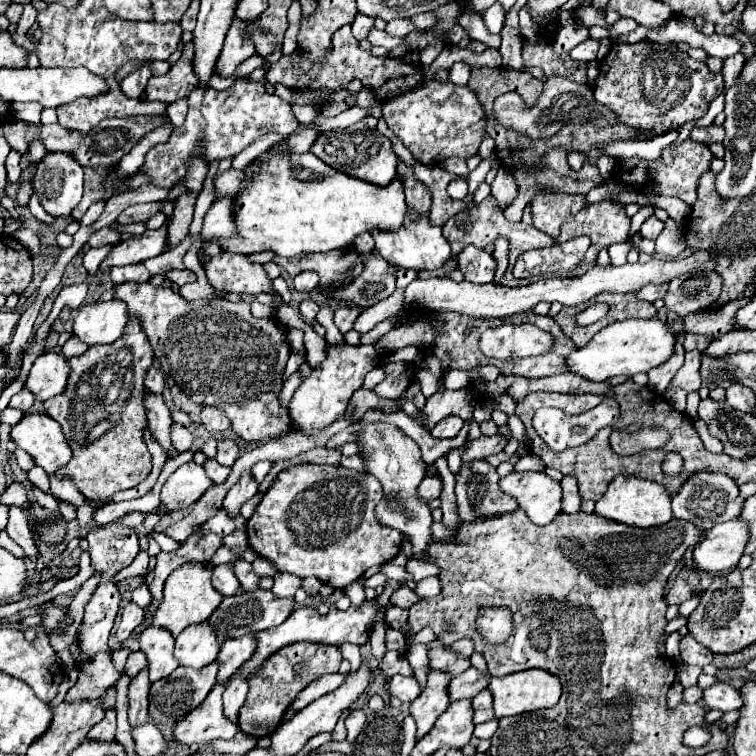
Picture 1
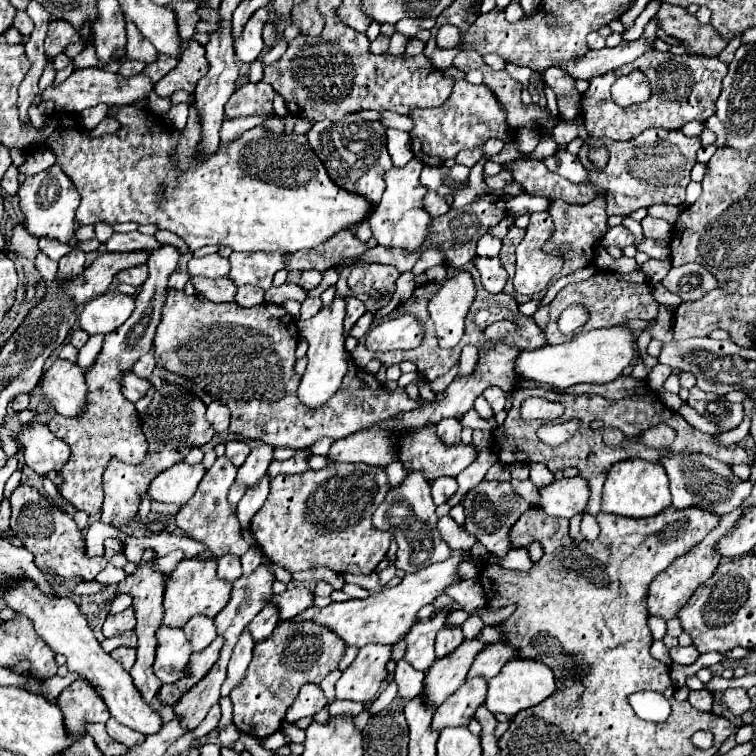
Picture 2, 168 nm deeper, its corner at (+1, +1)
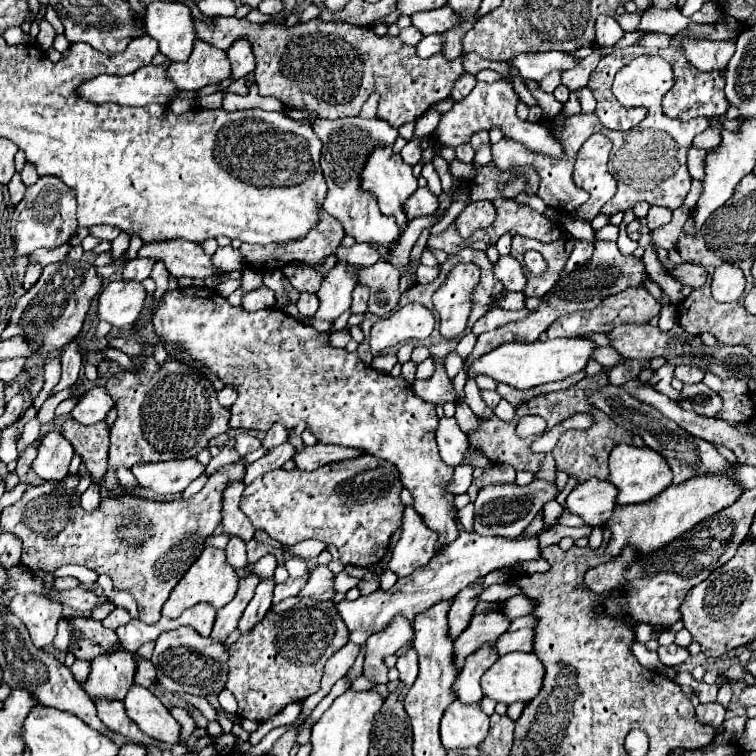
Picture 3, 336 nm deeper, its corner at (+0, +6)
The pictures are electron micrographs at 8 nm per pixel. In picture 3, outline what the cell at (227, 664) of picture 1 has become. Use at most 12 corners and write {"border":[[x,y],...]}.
{"border":[[309,573],[277,583],[273,603],[297,595]]}

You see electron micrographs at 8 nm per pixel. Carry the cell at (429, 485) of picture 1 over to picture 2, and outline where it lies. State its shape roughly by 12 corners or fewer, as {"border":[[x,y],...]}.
{"border":[[456,478],[430,482],[434,504],[444,504],[456,490]]}

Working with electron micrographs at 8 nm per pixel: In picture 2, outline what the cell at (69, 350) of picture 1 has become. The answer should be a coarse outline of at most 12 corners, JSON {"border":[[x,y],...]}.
{"border":[[102,334],[90,336],[78,350],[78,366],[84,372],[94,364]]}

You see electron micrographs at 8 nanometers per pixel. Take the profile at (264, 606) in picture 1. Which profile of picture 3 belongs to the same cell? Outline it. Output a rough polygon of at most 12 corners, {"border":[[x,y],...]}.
{"border":[[317,565],[299,597],[333,599],[335,575]]}

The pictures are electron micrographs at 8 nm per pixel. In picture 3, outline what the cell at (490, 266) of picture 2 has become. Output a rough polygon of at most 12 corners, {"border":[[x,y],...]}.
{"border":[[511,255],[499,257],[495,275],[507,291],[523,291],[527,277]]}

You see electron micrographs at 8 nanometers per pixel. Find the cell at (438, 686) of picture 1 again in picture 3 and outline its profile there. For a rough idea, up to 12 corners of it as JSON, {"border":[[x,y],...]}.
{"border":[[497,609],[477,613],[455,639],[455,665],[463,667],[483,643],[497,641],[511,619]]}

